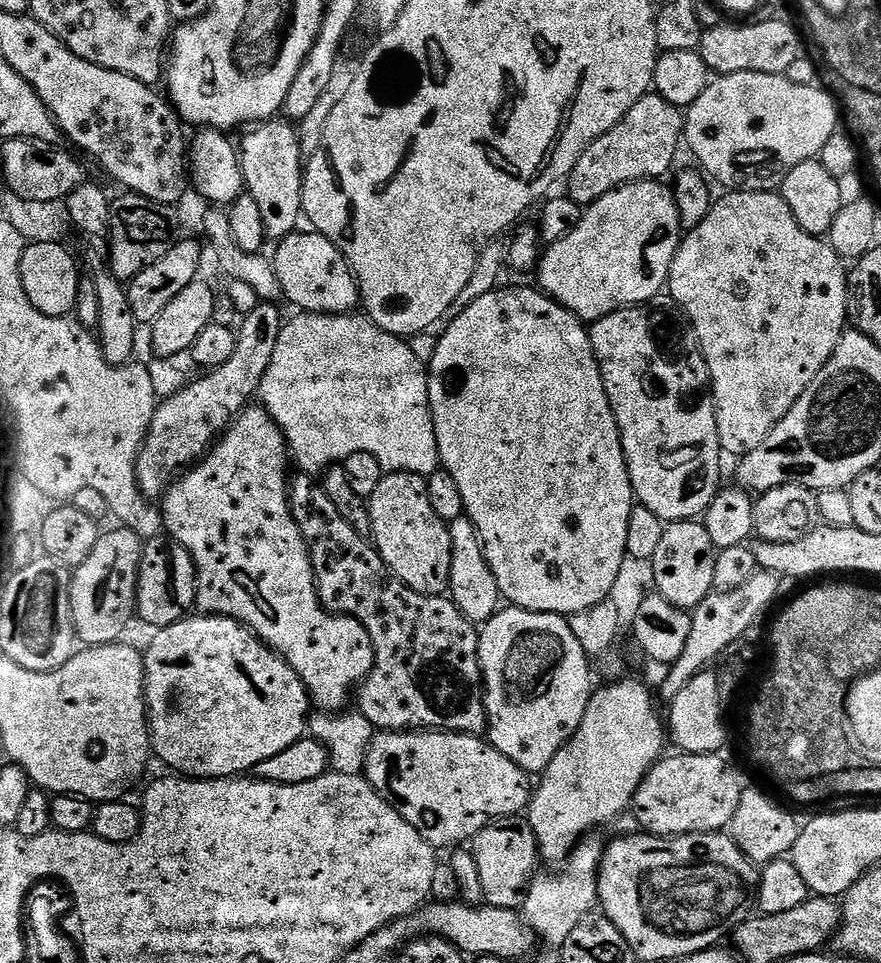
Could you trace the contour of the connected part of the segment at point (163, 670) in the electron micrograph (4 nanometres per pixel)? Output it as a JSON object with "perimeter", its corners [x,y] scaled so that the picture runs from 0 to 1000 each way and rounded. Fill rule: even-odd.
{"perimeter":[[[215,638],[209,641],[208,644],[198,646],[193,650],[180,653],[176,657],[177,660],[168,669],[168,677],[162,678],[163,683],[163,727],[168,730],[168,759],[173,765],[173,779],[176,785],[176,788],[182,788],[184,792],[187,793],[187,799],[194,800],[196,803],[212,806],[215,808],[221,808],[225,810],[258,810],[260,806],[275,806],[281,803],[285,803],[293,794],[297,791],[302,791],[302,787],[311,787],[311,783],[320,783],[320,779],[326,779],[329,775],[334,775],[334,771],[346,767],[350,757],[350,748],[352,742],[352,724],[347,712],[338,704],[338,700],[320,684],[314,677],[310,677],[308,673],[304,672],[300,666],[294,665],[291,661],[289,656],[286,656],[281,653],[281,649],[271,648],[268,644],[263,644],[260,640],[237,640],[235,638]]]}

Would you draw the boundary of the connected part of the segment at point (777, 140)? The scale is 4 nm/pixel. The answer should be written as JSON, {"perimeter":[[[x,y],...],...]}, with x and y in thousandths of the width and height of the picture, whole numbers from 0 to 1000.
{"perimeter":[[[839,75],[809,82],[801,94],[779,113],[775,140],[779,154],[790,161],[789,169],[814,192],[823,191],[823,196],[882,198],[902,170],[927,165],[933,152],[938,152],[938,143],[951,136],[951,108],[948,103],[944,105],[946,97],[926,90],[897,85],[890,77],[875,79],[864,75]]]}

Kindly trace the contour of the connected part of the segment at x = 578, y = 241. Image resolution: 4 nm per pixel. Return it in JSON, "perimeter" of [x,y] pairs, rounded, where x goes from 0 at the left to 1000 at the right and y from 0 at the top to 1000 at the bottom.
{"perimeter":[[[725,187],[719,191],[707,191],[666,213],[658,234],[642,247],[638,247],[638,251],[621,254],[620,261],[612,268],[611,298],[664,334],[682,332],[706,320],[734,317],[734,312],[740,312],[749,302],[755,302],[773,248],[770,214],[759,192],[754,192],[749,187]]]}

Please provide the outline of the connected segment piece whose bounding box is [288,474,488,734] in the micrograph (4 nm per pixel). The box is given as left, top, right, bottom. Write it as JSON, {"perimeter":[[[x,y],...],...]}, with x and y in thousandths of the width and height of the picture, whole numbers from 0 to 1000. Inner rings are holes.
{"perimeter":[[[336,492],[330,495],[327,520],[352,566],[354,587],[359,597],[359,612],[363,625],[375,636],[400,640],[415,654],[427,676],[422,698],[406,715],[406,738],[427,758],[462,760],[464,758],[503,758],[545,762],[554,754],[554,733],[549,725],[549,699],[545,696],[545,658],[541,649],[530,644],[520,629],[507,618],[485,619],[461,609],[438,588],[430,571],[419,558],[406,555],[397,542],[384,534],[379,521],[359,503],[353,493]]]}

